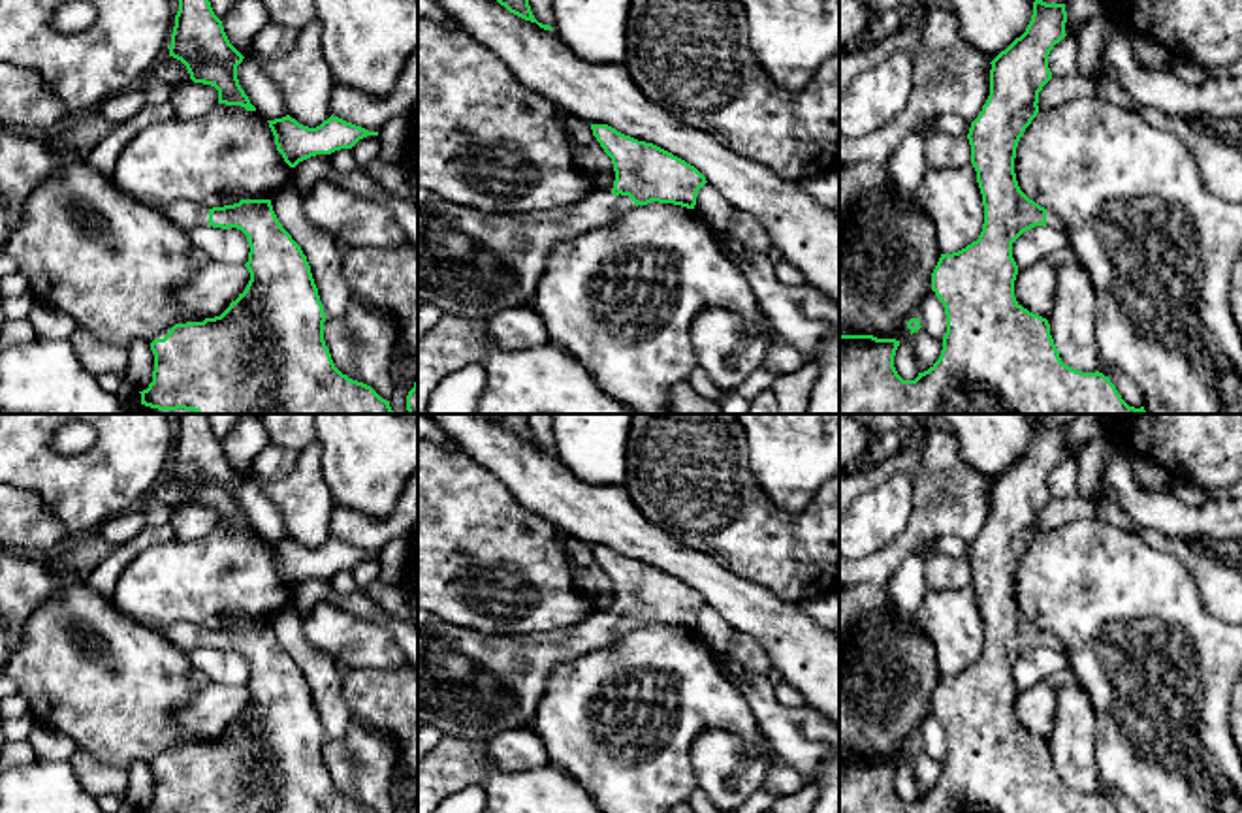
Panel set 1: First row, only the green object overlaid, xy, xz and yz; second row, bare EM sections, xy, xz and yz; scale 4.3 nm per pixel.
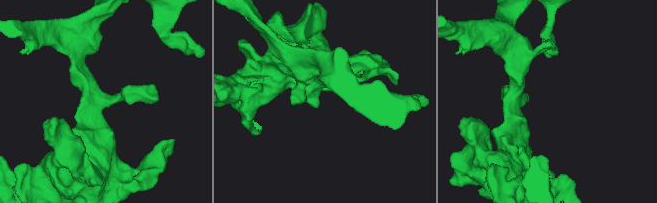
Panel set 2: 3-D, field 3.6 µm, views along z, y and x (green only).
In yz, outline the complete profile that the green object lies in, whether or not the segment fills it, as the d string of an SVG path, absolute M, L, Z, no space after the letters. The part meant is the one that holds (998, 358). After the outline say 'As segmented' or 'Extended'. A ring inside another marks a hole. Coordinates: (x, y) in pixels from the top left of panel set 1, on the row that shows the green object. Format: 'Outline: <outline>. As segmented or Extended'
Outline: M1035 0L1026 32L990 62L990 96L967 134L971 164L984 205L982 231L965 248L941 254L932 273L932 290L947 314L939 359L928 371L918 373L915 380L903 380L894 367L900 341L873 335L839 335L839 414L1146 414L1144 406L1129 406L1103 373L1082 373L1065 365L1050 335L1048 320L1029 312L1014 297L1018 265L1012 258L1012 243L1035 226L1063 230L1058 213L1041 207L1020 190L1014 158L1020 137L1039 113L1039 92L1052 79L1048 55L1067 36L1065 23L1065 4Z. Extended

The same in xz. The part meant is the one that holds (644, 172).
Outline: M591 124L593 136L612 158L615 181L610 192L589 192L581 201L548 211L502 215L461 207L418 186L418 305L437 305L444 316L489 320L504 309L529 305L549 250L578 233L602 228L651 201L694 209L706 177L685 160L608 124Z. Extended

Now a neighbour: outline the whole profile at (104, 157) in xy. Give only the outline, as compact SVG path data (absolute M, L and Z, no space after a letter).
M147 104L126 122L113 124L111 132L85 156L85 162L96 171L113 177L122 149L147 126L175 119L171 104Z

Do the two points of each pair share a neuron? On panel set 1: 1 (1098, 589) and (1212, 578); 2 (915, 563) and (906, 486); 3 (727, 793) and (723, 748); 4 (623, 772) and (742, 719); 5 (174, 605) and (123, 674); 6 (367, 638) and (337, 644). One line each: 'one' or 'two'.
1: two
2: two
3: one
4: one
5: two
6: one

